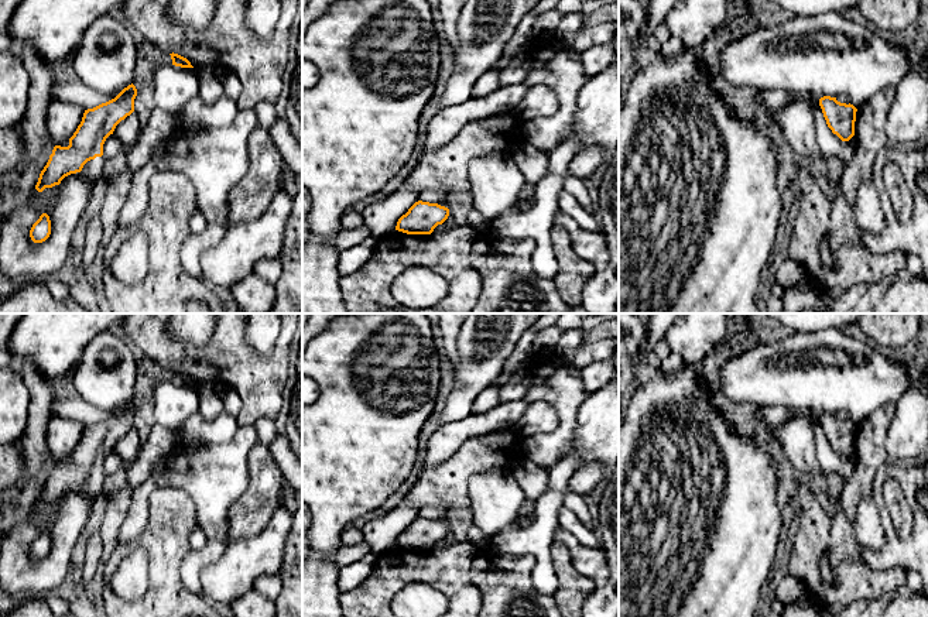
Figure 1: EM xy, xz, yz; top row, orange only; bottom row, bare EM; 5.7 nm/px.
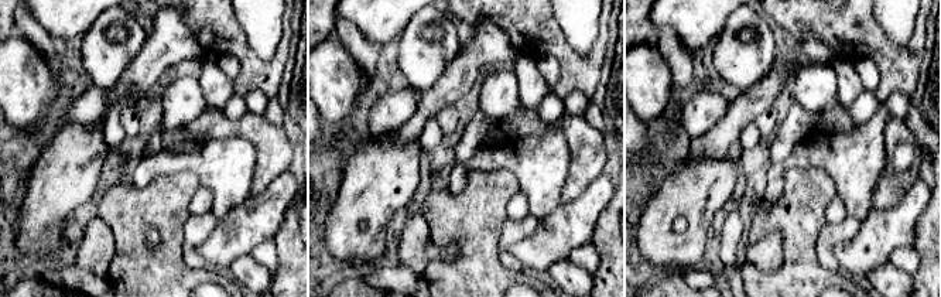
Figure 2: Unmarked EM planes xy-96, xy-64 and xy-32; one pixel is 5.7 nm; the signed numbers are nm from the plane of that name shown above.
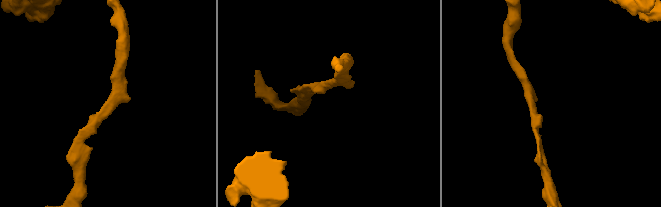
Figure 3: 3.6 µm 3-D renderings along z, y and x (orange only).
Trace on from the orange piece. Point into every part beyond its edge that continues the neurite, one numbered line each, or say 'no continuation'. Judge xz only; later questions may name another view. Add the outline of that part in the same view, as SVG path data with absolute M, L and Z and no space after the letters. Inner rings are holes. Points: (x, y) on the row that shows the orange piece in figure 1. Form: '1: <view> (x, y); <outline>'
no continuation

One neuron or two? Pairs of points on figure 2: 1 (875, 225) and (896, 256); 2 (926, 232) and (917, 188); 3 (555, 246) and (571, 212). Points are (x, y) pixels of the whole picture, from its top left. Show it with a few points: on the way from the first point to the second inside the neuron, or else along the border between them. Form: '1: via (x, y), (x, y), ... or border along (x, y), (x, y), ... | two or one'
1: border along (912, 246), (895, 249), (888, 262) | two
2: border along (926, 205), (917, 221), (913, 245) | two
3: via (555, 238), (571, 221) | one

